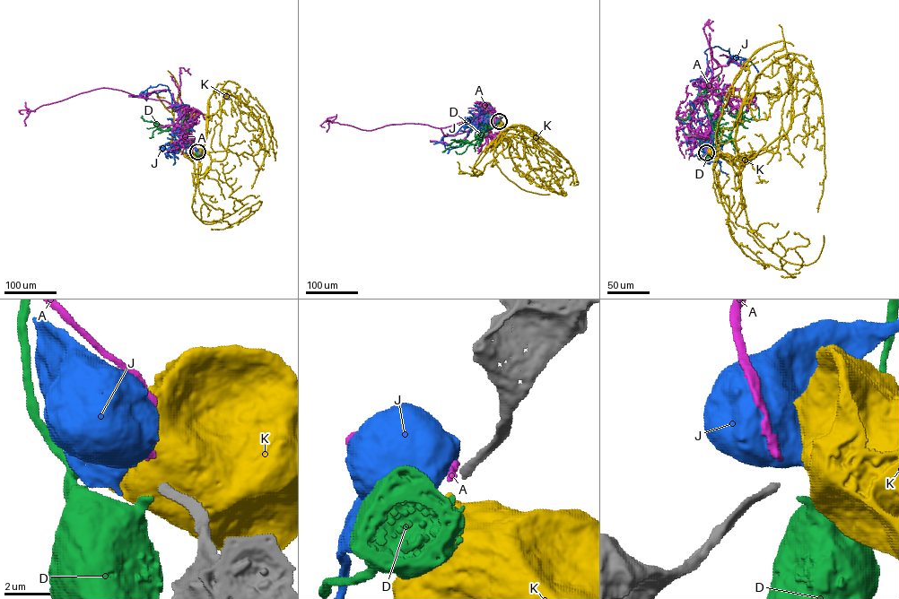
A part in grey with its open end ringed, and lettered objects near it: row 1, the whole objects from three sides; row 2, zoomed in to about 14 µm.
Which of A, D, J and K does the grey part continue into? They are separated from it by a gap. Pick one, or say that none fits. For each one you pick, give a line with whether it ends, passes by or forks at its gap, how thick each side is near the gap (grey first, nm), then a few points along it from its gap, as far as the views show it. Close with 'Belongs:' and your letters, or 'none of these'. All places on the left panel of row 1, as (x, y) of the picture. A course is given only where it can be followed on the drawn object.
A: it ends | 400/320 nm | via (197, 151), (169, 103), (120, 90), (101, 88), (34, 111), (20, 110), (22, 114)
Belongs: A

